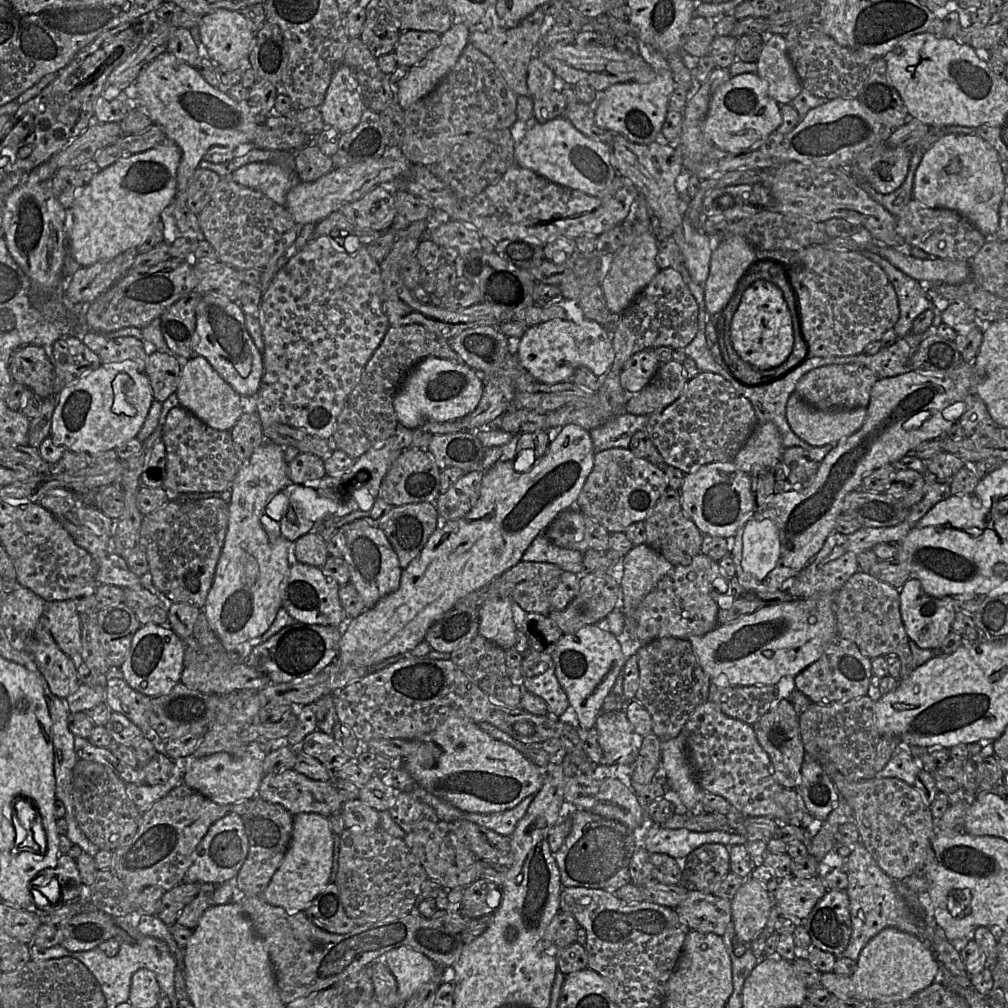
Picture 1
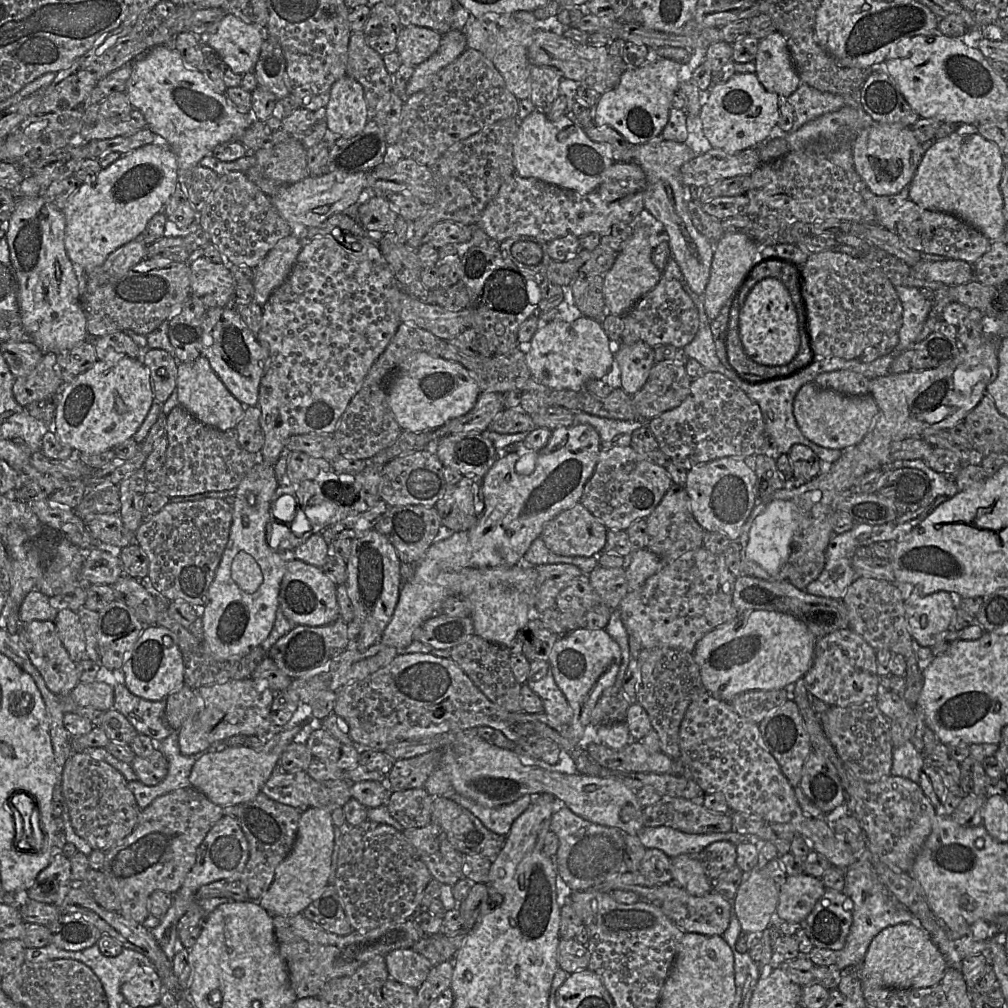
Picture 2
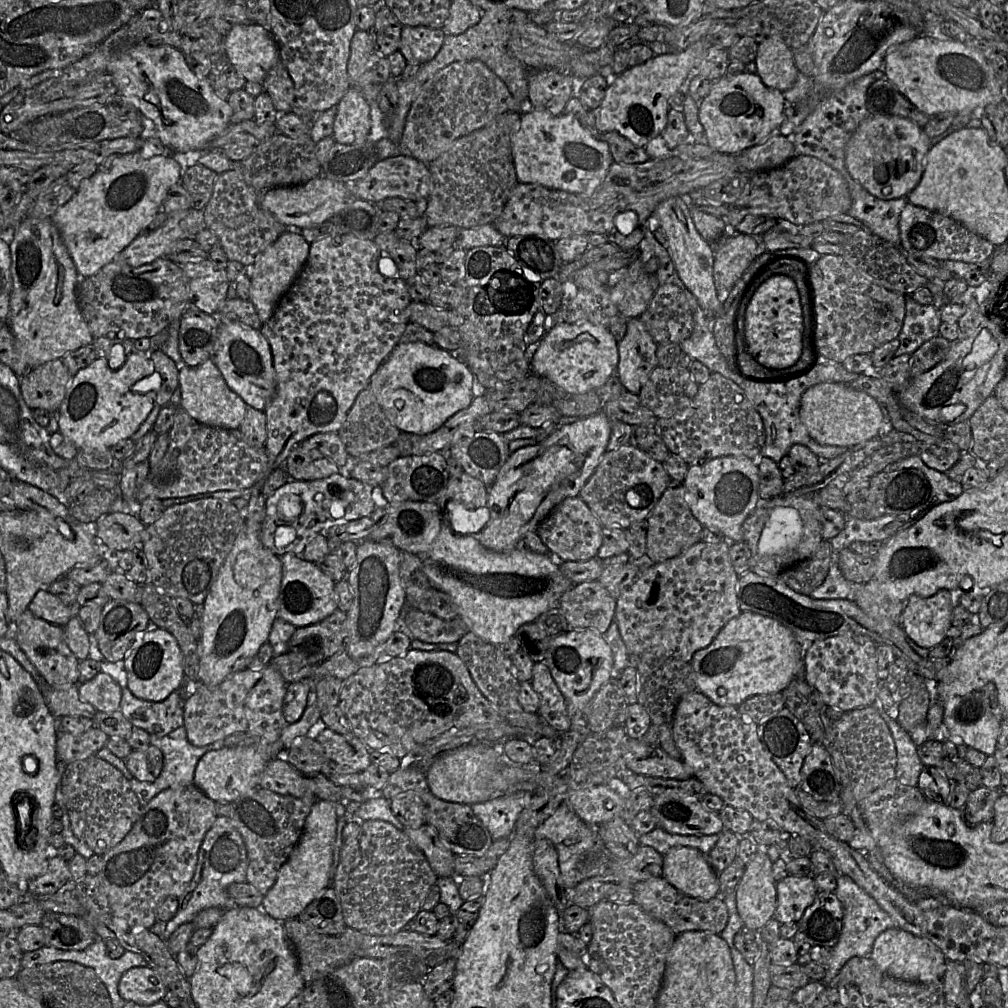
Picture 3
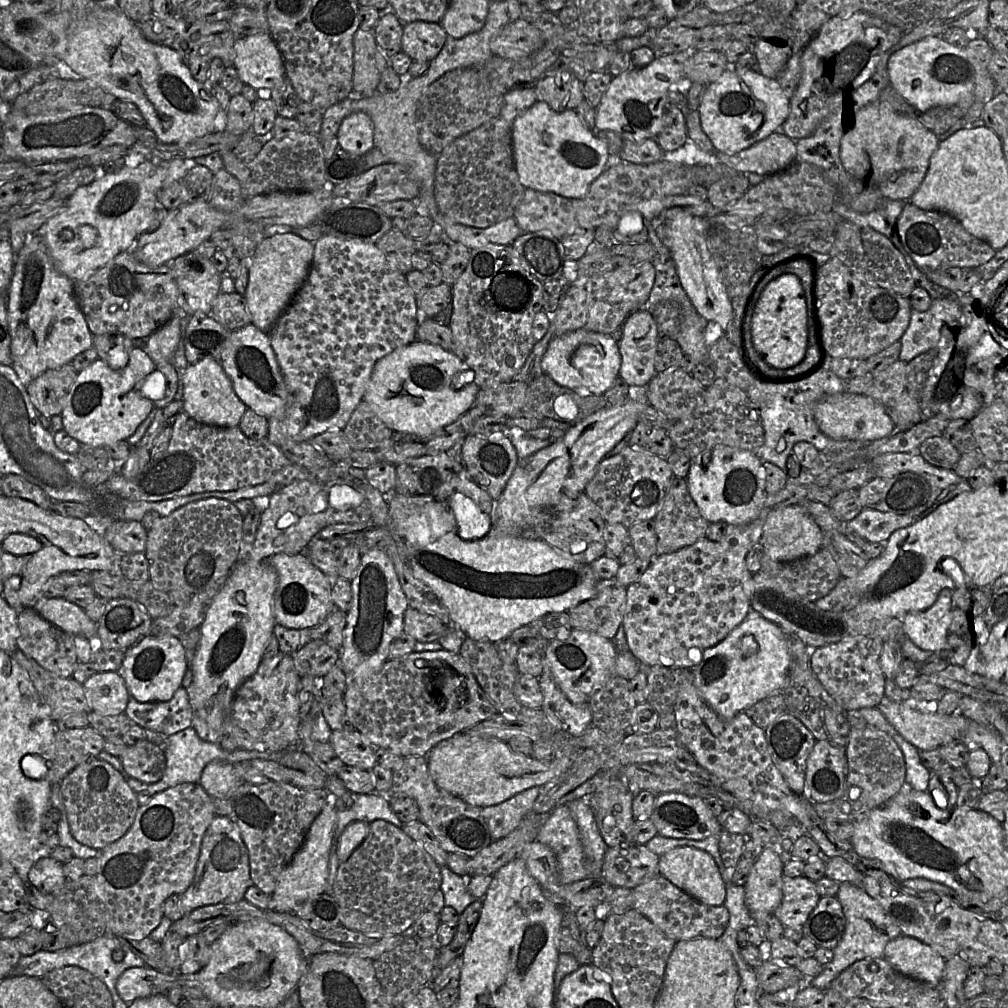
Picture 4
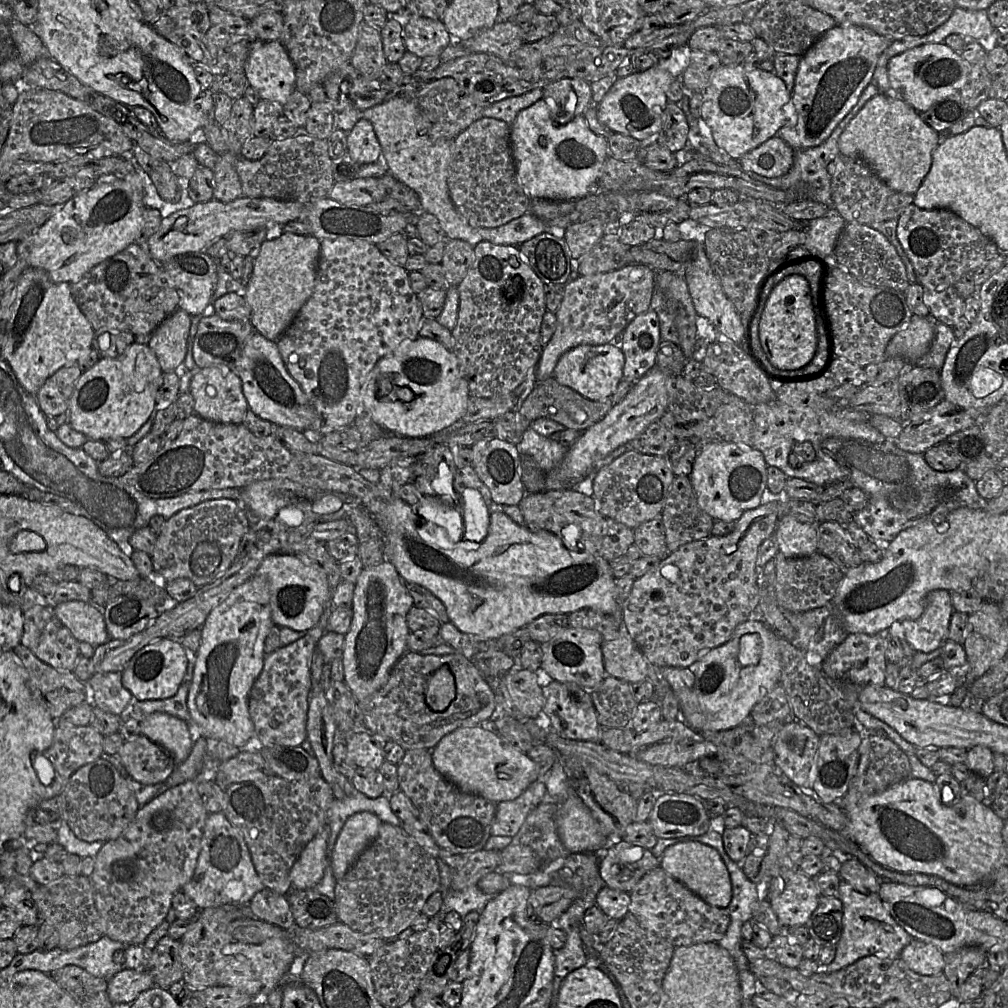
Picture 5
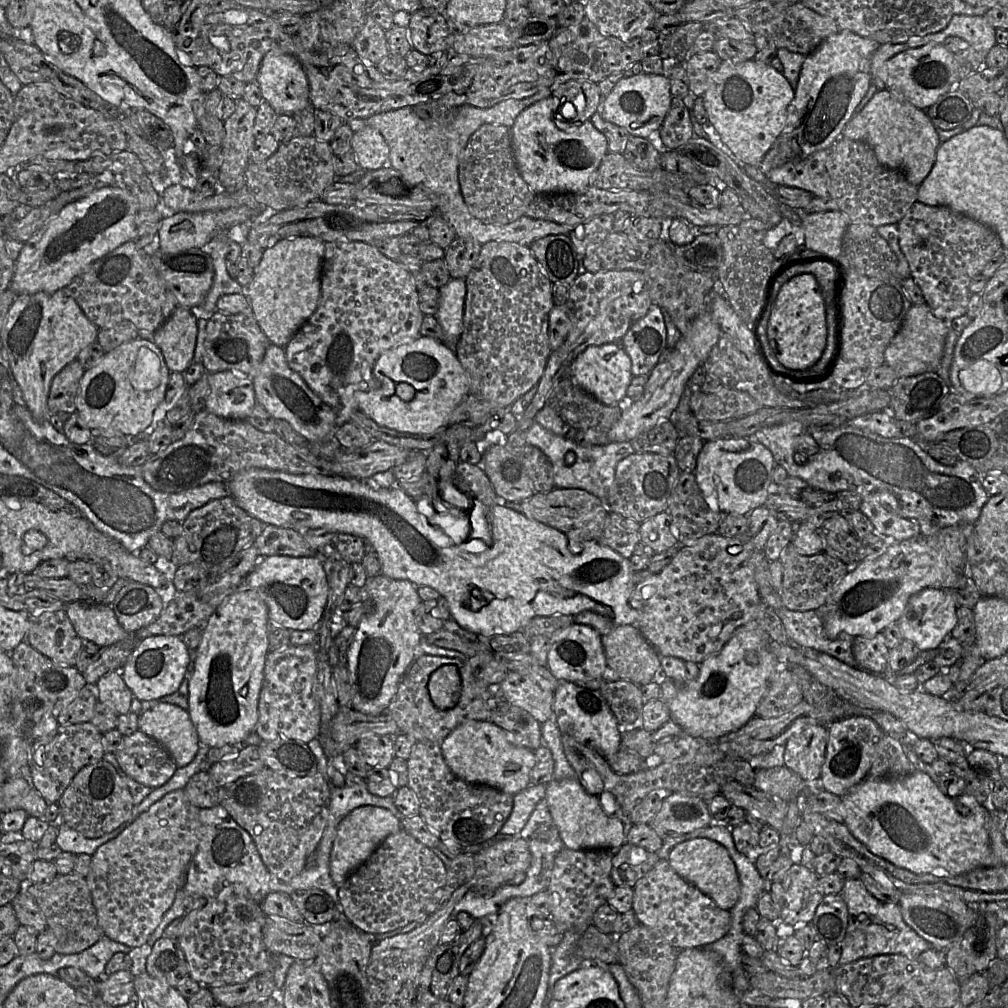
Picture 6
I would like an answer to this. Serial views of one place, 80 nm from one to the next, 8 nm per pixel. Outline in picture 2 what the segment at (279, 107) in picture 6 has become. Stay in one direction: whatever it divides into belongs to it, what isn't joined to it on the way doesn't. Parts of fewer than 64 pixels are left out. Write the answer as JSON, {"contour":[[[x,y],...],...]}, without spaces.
{"contour":[[[227,13],[215,32],[206,37],[199,36],[199,39],[202,45],[206,43],[214,49],[234,73],[243,76],[245,73],[253,71],[265,37],[265,29],[250,24],[235,14]]]}

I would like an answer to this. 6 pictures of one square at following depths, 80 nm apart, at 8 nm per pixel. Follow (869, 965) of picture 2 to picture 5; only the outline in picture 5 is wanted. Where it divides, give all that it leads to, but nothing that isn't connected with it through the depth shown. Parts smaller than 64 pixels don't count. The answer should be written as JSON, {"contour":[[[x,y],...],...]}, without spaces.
{"contour":[[[914,939],[903,948],[900,958],[915,973],[923,976],[936,976],[945,967],[944,954],[934,945]]]}

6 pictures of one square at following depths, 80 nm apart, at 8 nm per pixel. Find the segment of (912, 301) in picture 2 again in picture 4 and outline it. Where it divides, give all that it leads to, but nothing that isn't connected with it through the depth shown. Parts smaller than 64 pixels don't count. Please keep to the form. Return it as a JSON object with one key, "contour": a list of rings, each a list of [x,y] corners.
{"contour":[[[912,309],[909,326],[900,339],[902,347],[899,359],[908,363],[916,356],[937,348],[944,324],[933,316],[930,309],[923,312]]]}

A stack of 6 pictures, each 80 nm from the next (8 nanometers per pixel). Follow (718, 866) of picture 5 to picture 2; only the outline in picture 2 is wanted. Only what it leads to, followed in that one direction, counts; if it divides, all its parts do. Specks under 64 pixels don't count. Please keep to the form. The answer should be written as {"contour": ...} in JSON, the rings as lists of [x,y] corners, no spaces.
{"contour":[[[681,854],[671,858],[671,871],[675,884],[694,896],[703,896],[713,885],[695,855]]]}

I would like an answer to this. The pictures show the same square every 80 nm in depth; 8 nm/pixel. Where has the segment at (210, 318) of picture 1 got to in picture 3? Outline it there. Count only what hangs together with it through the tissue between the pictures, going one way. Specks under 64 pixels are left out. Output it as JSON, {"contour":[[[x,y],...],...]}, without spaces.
{"contour":[[[220,323],[212,359],[228,387],[247,406],[265,411],[275,393],[276,378],[272,351],[260,330],[240,323]]]}

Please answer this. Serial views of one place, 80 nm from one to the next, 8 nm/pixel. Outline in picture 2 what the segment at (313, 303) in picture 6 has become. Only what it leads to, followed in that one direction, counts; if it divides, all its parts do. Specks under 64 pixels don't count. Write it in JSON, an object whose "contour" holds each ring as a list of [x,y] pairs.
{"contour":[[[289,235],[281,239],[260,264],[253,268],[255,270],[253,279],[255,302],[261,307],[268,301],[273,292],[284,283],[303,245],[303,240]]]}

